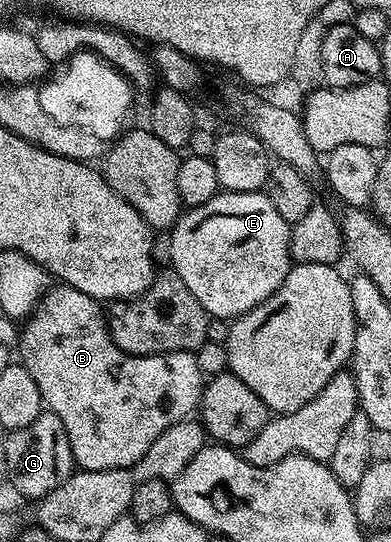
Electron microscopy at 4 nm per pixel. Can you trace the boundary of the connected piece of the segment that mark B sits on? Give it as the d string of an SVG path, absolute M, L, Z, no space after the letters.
M63 284L53 285L47 289L41 296L34 311L26 318L23 323L24 328L18 334L18 349L20 348L19 361L30 372L30 376L34 376L34 384L38 384L38 392L42 396L44 406L51 413L58 416L58 420L62 420L62 428L66 428L66 436L70 440L70 448L72 449L73 463L81 471L83 470L102 470L102 469L126 469L146 455L146 450L150 448L150 444L162 432L166 432L166 428L170 428L170 424L175 422L183 422L189 417L188 414L197 409L200 404L200 395L204 393L204 383L206 376L198 368L198 360L195 353L191 350L175 350L169 354L127 354L122 348L118 348L118 344L114 344L114 340L108 331L108 323L106 321L105 311L100 310L101 303L97 299L90 297L86 292L78 292L78 288L66 286Z

